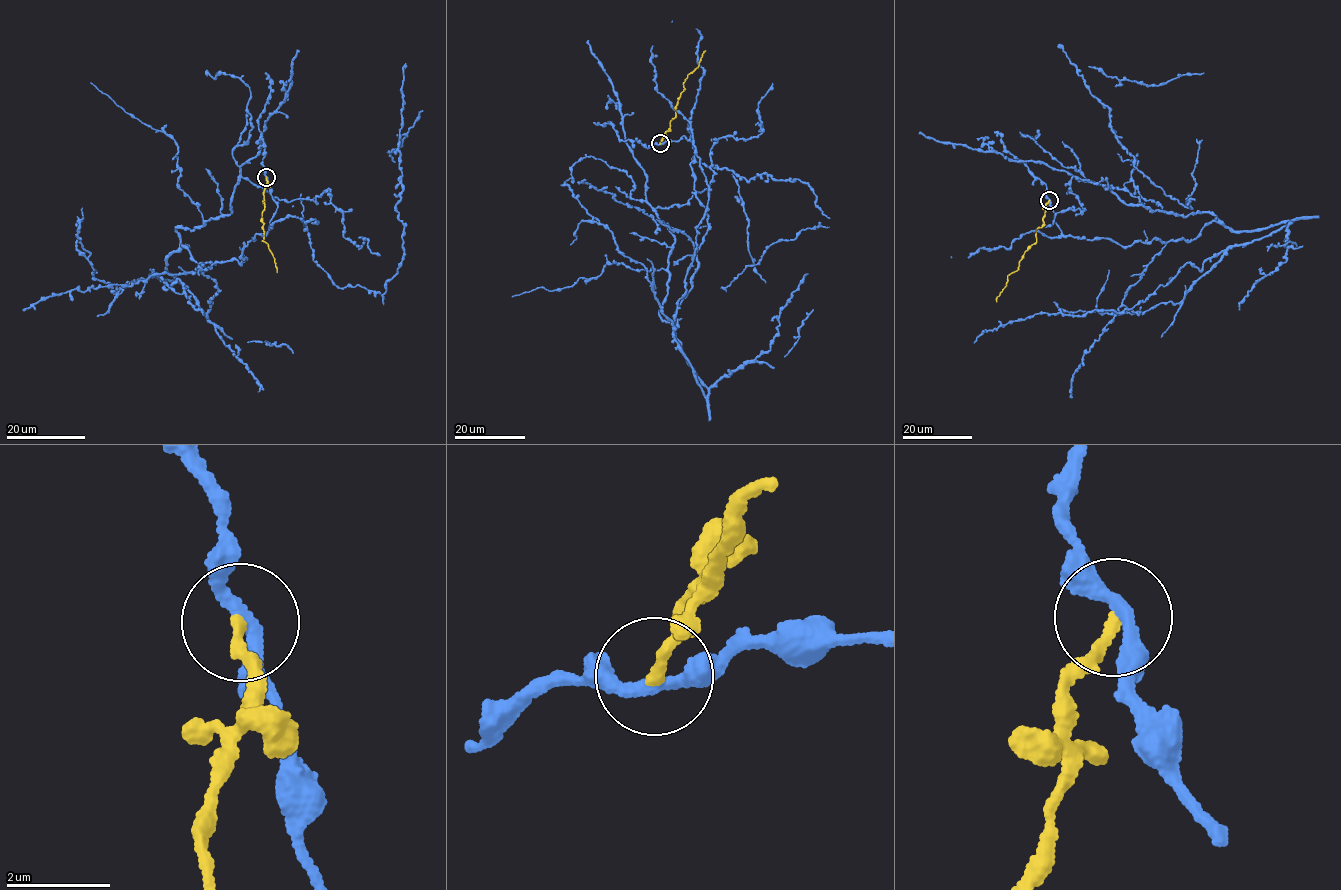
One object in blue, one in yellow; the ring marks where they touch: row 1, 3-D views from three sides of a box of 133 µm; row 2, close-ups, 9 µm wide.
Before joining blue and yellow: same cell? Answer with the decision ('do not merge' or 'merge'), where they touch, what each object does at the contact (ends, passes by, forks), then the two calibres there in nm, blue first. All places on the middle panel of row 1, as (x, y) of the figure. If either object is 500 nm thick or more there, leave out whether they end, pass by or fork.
do not merge | (660, 143) | blue passes by | yellow ends | 240/200 nm

